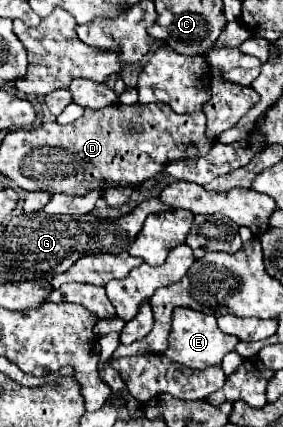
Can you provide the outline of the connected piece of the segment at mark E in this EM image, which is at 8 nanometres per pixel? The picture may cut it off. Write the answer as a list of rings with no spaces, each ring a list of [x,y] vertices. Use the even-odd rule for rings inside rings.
[[[175,308],[173,312],[173,328],[169,334],[169,348],[163,352],[169,360],[183,364],[187,368],[209,368],[209,366],[221,366],[221,360],[227,352],[235,350],[237,340],[231,334],[225,334],[219,330],[215,316],[195,312],[191,308]]]

